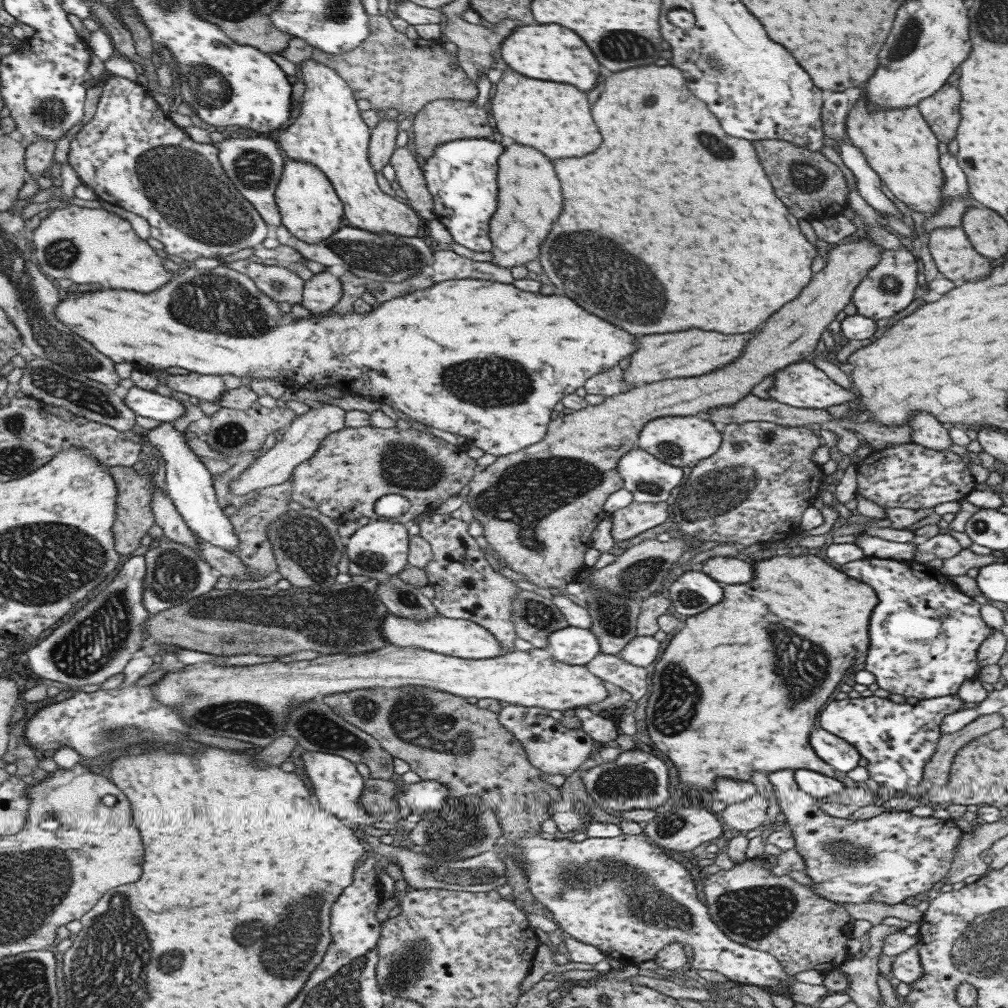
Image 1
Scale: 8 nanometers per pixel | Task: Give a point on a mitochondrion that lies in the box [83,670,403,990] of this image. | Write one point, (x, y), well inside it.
(284, 947)

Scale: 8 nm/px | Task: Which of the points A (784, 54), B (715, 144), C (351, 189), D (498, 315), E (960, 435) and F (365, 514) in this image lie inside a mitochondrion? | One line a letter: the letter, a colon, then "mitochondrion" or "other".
A: other
B: mitochondrion
C: other
D: other
E: other
F: other

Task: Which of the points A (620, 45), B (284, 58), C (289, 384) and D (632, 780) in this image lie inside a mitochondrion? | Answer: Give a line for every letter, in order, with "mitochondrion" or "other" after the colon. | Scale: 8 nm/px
A: mitochondrion
B: other
C: other
D: mitochondrion

